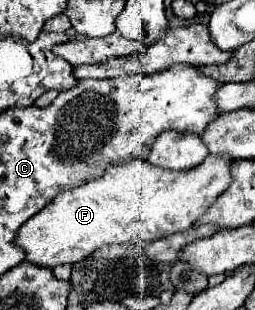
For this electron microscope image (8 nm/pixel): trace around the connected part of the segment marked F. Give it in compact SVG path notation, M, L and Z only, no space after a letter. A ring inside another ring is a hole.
M209 154L195 170L165 170L151 166L145 158L131 158L121 164L113 164L97 180L91 180L79 188L61 192L39 214L31 216L17 234L19 246L23 246L31 264L55 268L59 264L75 264L97 248L107 244L131 242L141 238L143 242L157 240L193 226L207 206L227 190L231 184L233 158L227 154Z

